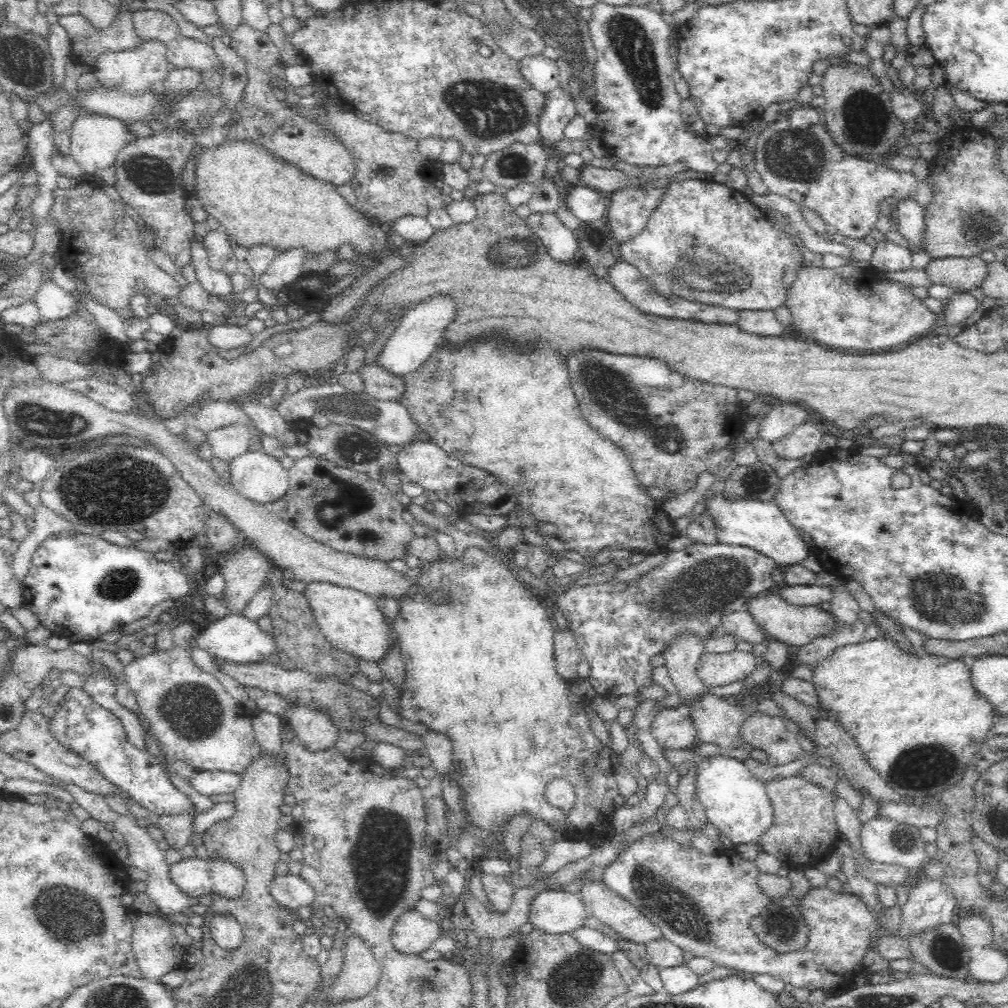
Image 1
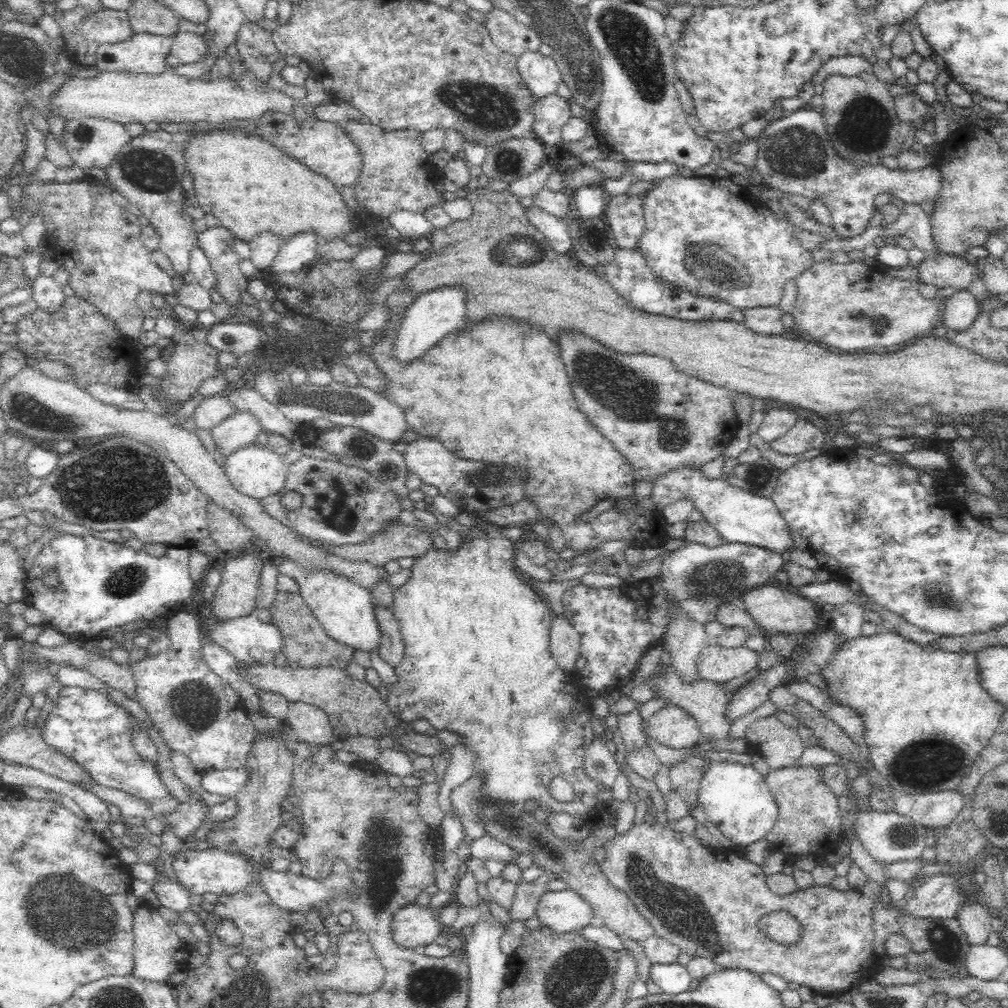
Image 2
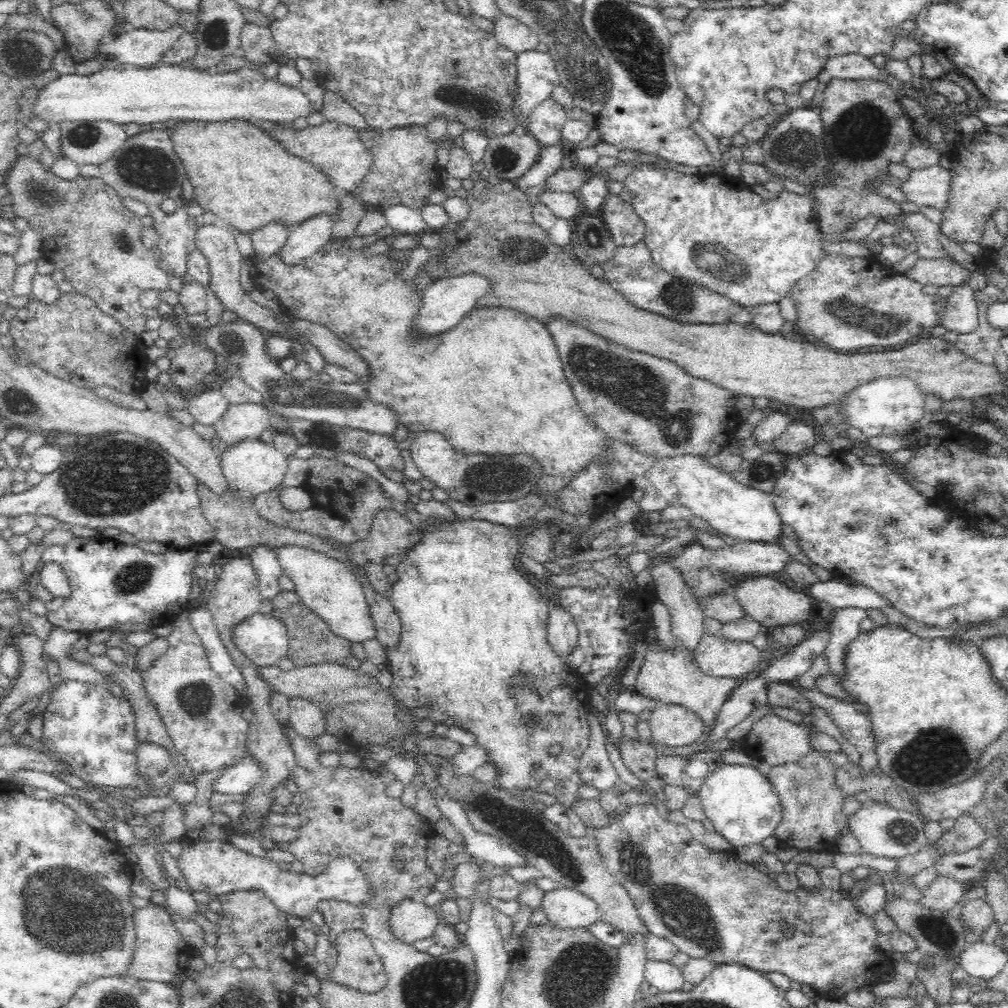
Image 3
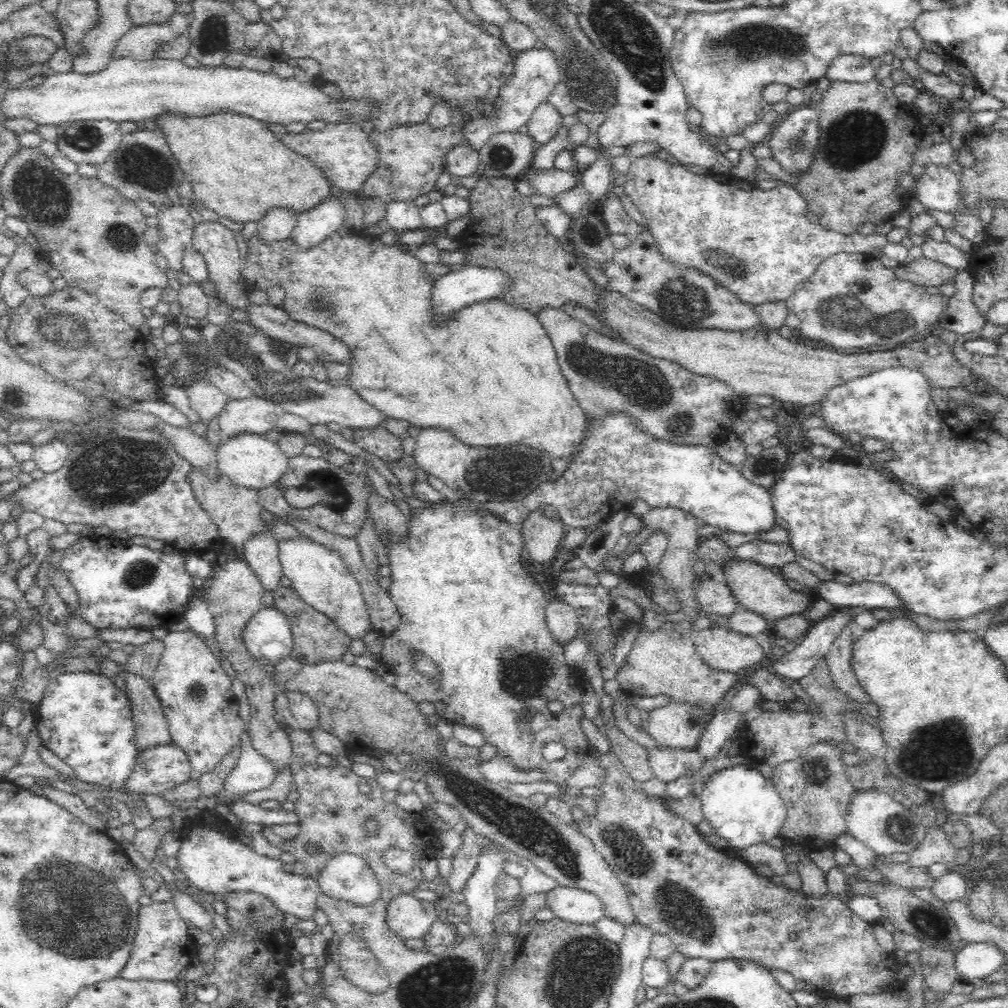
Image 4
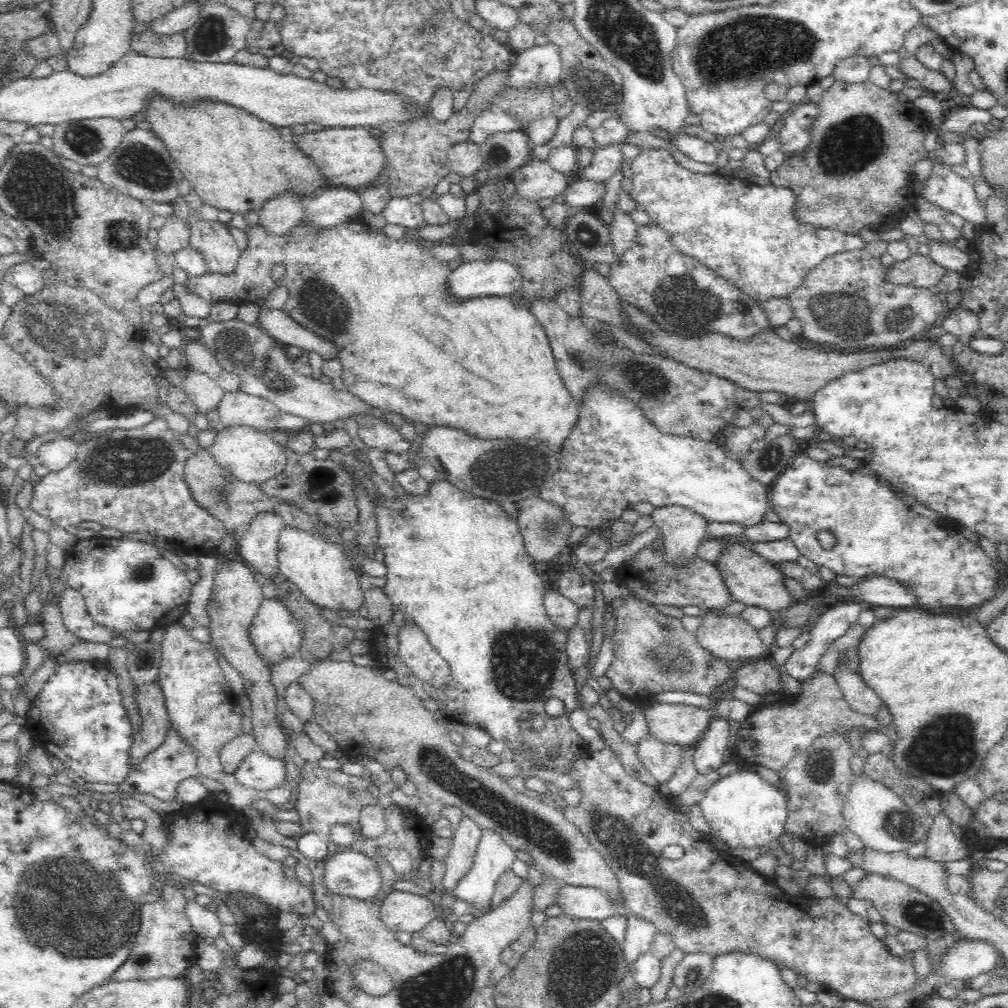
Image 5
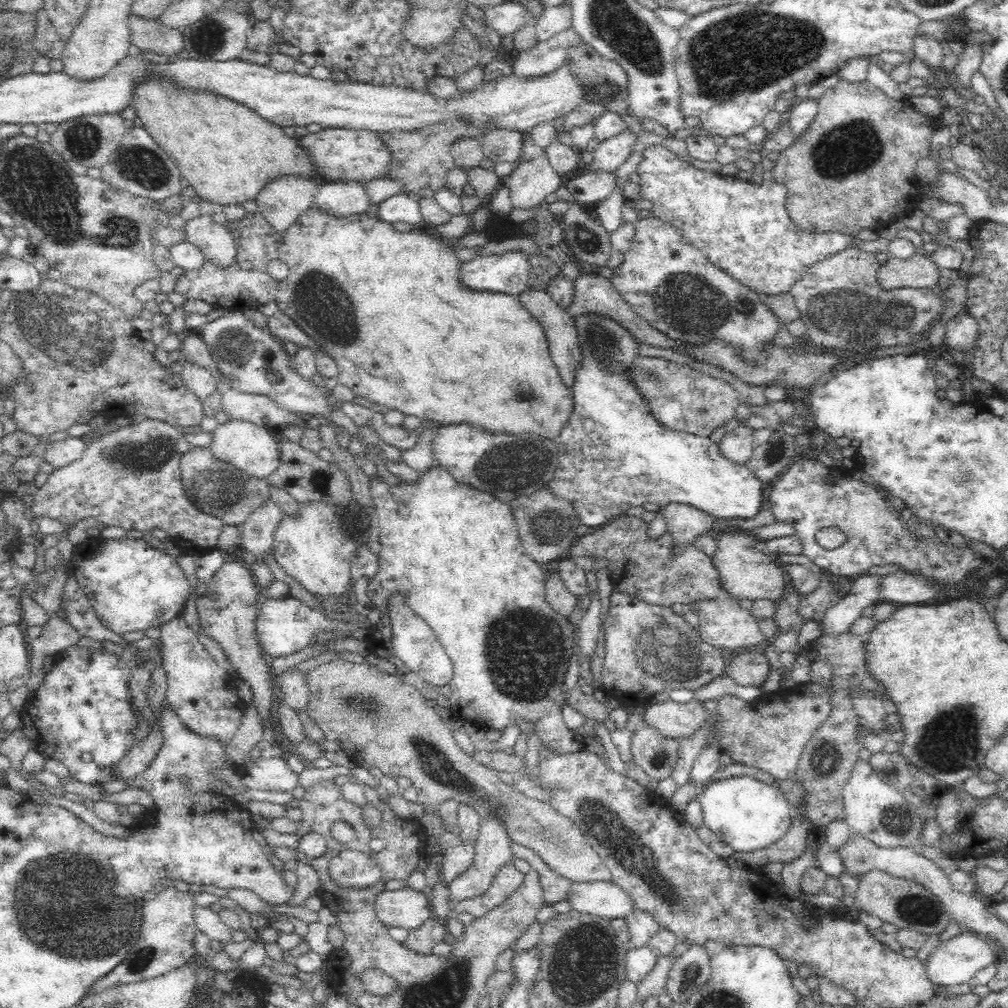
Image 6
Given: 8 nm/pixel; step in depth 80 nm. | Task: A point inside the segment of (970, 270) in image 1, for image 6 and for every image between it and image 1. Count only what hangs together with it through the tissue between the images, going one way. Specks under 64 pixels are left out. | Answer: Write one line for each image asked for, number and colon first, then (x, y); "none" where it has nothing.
2: (940, 271)
3: (941, 272)
4: (922, 271)
5: (921, 271)
6: (918, 271)

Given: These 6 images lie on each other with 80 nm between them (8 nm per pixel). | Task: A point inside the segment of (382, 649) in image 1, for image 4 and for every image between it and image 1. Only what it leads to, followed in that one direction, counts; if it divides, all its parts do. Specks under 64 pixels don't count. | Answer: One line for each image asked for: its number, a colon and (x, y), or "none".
2: (346, 612)
3: (328, 588)
4: (318, 575)

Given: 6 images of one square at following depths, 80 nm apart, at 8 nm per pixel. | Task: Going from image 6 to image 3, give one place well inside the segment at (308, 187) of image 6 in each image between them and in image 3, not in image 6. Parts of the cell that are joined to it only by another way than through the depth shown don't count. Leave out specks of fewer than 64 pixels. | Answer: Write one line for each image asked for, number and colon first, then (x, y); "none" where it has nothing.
3: (267, 241)
4: (277, 226)
5: (278, 217)

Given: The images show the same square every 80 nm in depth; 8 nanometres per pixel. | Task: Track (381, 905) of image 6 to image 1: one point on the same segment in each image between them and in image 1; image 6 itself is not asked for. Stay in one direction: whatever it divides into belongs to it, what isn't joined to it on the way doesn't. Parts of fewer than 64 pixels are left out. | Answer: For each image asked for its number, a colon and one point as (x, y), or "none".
1: (412, 934)
2: (413, 926)
3: (411, 921)
4: (409, 918)
5: (402, 912)

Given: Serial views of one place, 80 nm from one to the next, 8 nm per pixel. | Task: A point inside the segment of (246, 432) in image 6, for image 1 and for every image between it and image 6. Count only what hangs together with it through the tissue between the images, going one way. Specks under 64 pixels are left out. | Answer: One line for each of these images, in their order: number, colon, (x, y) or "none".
1: (256, 476)
2: (257, 472)
3: (253, 467)
4: (250, 460)
5: (252, 456)

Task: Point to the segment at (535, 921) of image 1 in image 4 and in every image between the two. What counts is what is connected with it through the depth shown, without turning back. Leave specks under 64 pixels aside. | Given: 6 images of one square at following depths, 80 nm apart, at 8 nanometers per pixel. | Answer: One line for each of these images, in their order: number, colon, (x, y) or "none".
2: (564, 911)
3: (565, 908)
4: (574, 906)

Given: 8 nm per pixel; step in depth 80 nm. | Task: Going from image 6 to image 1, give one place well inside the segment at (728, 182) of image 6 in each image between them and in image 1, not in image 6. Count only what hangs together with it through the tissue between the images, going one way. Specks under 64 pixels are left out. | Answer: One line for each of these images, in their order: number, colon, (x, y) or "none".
1: (706, 243)
2: (702, 235)
3: (712, 232)
4: (758, 244)
5: (748, 234)

